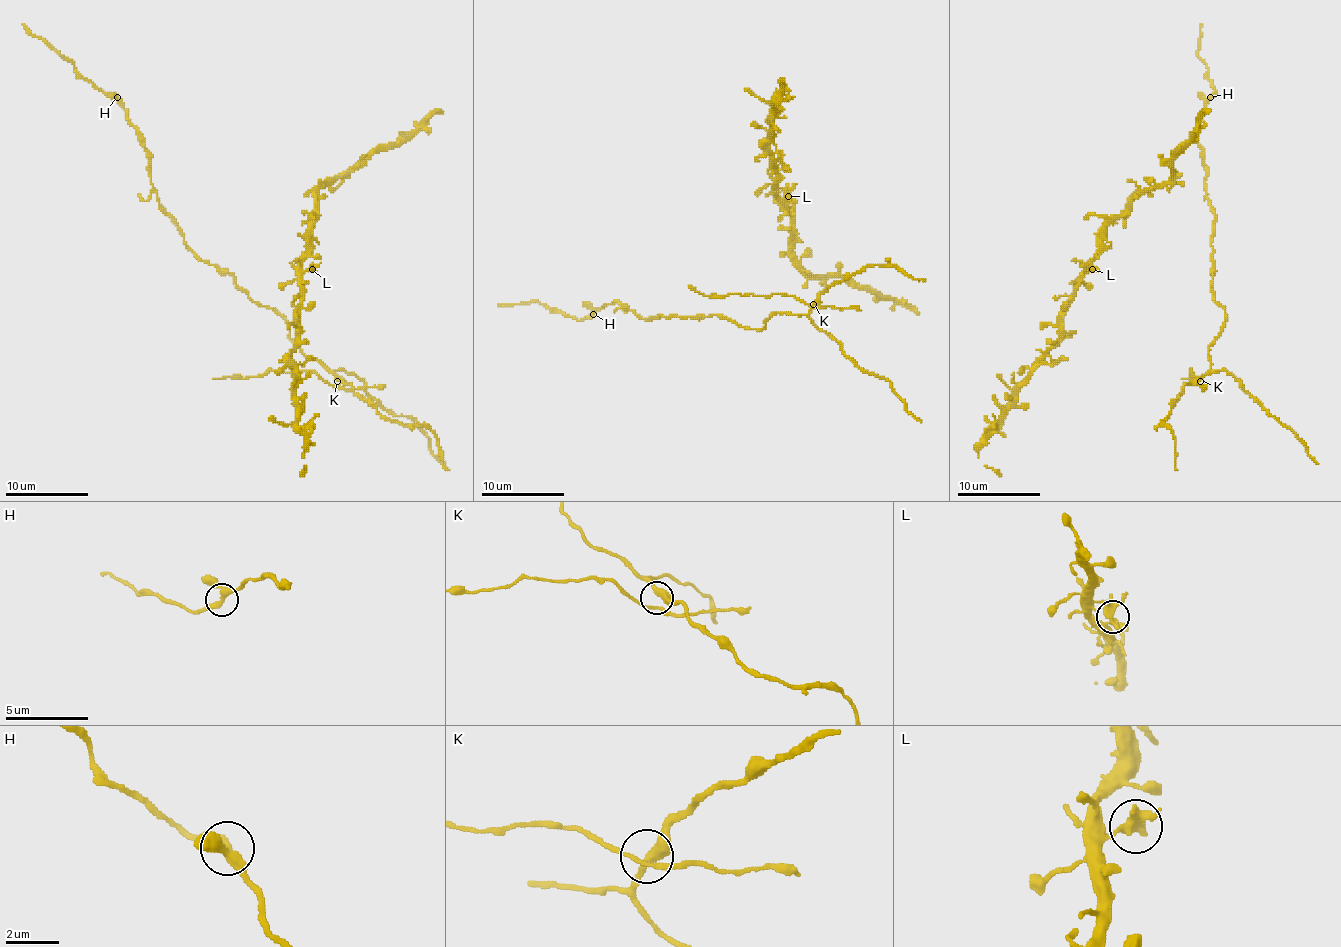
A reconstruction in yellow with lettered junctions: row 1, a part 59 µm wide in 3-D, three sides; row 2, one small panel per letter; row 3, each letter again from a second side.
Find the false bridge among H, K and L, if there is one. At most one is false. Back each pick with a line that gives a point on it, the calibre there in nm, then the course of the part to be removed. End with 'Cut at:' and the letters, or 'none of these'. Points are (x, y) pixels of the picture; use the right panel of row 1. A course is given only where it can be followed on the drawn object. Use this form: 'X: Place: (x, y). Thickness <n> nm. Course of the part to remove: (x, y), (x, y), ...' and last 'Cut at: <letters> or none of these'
Cut at: none of these

